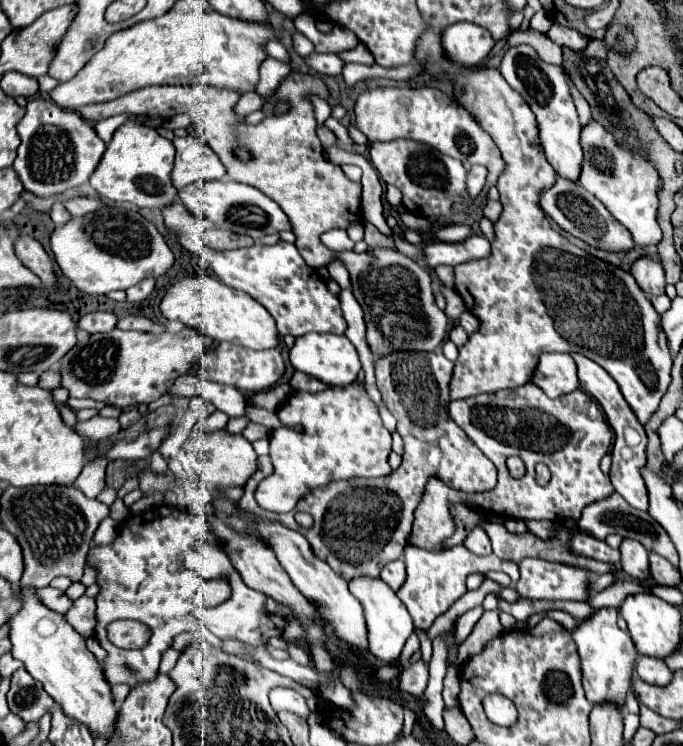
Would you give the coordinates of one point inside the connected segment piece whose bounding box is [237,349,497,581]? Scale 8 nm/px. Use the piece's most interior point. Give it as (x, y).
(360, 525)

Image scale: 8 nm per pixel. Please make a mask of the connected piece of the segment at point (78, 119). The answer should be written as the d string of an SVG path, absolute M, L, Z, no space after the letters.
M31 99L27 103L27 115L19 121L17 131L21 145L13 169L23 187L39 197L81 187L89 181L89 173L93 173L97 161L101 161L101 153L105 153L105 143L97 137L93 125L89 125L79 113L65 111L47 99Z

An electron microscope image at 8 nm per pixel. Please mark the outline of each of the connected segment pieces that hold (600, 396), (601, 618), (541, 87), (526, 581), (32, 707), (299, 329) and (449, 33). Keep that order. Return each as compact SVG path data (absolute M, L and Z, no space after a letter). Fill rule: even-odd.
M569 353L575 363L577 363L577 377L579 377L579 387L589 393L599 405L601 409L605 411L607 415L607 421L615 433L615 443L613 443L613 451L611 451L611 483L615 487L615 491L633 507L641 509L641 511L647 511L647 493L645 493L645 481L641 481L641 465L645 465L645 447L647 447L647 467L653 469L655 473L661 475L661 461L663 461L663 451L661 451L661 441L659 441L659 427L661 425L651 425L651 429L645 429L639 425L639 421L633 417L633 411L629 409L627 401L623 399L621 391L619 391L619 385L615 383L615 379L601 367L597 365L595 361L587 359L585 355L581 353ZM647 437L649 437L649 443L647 443Z
M613 607L599 609L593 617L589 617L587 621L581 621L579 627L573 631L573 639L579 649L579 657L583 665L583 689L589 703L593 705L611 703L623 709L627 691L635 677L635 661L639 653L633 645L631 635L619 629L617 609Z
M517 45L509 47L509 51L505 53L501 61L501 75L515 91L521 93L521 97L535 113L539 121L541 143L551 167L557 171L559 177L577 183L583 165L583 149L579 143L581 125L577 121L577 111L573 109L573 99L569 97L569 85L563 71L553 65L545 65L545 61L537 57L531 45Z
M527 557L519 561L521 579L517 591L525 599L545 599L545 601L589 601L589 577L591 573L581 567L571 567L563 563L551 563L545 559Z
M21 667L11 677L7 703L11 713L19 715L23 721L29 723L39 721L45 713L49 713L55 701L45 693L43 685Z
M173 229L179 245L187 251L203 257L215 271L215 275L229 287L245 291L255 301L259 301L275 319L279 335L293 335L301 337L307 333L345 333L347 323L343 319L343 311L339 305L339 297L327 289L325 279L311 269L303 257L299 255L297 247L285 241L275 245L255 243L253 247L231 249L231 251L213 251L209 249L201 237L193 237L191 233L177 233Z
M455 23L443 35L443 47L451 61L473 67L479 65L495 47L491 33L473 23Z

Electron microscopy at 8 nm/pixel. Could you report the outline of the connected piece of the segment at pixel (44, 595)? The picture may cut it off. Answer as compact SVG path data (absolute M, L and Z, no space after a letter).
M53 587L37 589L37 597L39 597L39 601L41 601L45 607L49 607L51 611L57 611L57 613L61 613L61 615L65 615L65 613L69 611L71 603L73 603L63 591L53 589Z

